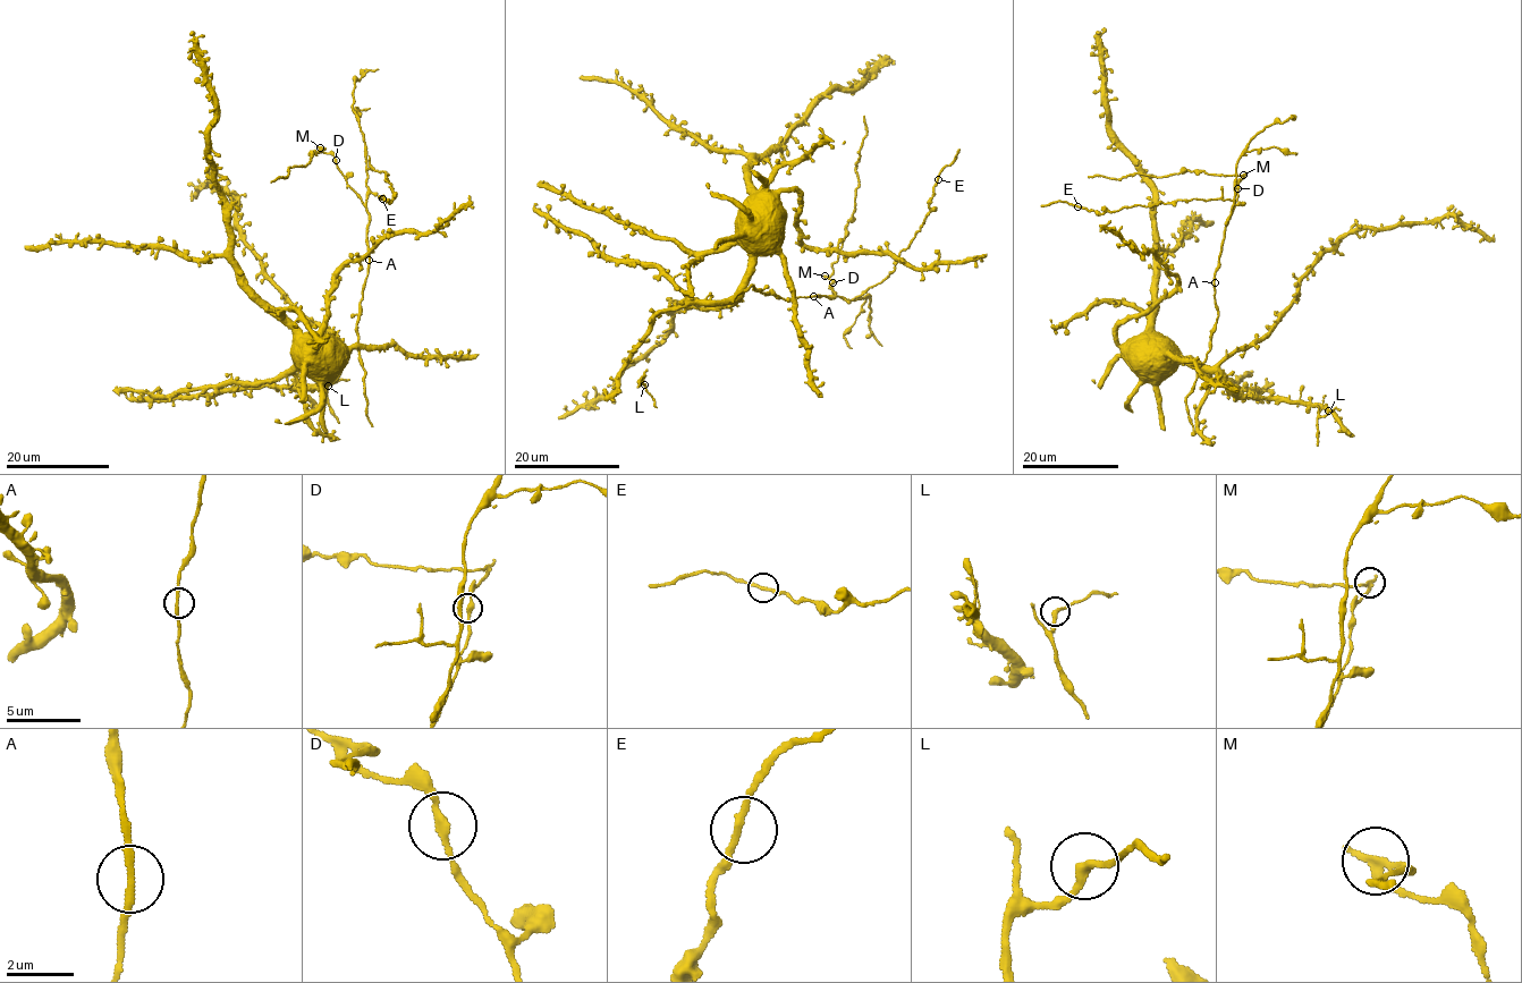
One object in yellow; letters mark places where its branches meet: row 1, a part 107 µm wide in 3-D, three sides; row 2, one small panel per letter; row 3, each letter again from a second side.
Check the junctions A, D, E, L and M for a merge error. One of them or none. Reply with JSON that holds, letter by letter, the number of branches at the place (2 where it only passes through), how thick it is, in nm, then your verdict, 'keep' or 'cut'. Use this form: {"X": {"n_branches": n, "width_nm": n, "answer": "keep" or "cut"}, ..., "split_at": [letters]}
{"A": {"n_branches": 2, "width_nm": 200, "answer": "keep"}, "D": {"n_branches": 2, "width_nm": 220, "answer": "keep"}, "E": {"n_branches": 2, "width_nm": 200, "answer": "keep"}, "L": {"n_branches": 2, "width_nm": 240, "answer": "keep"}, "M": {"n_branches": 2, "width_nm": 220, "answer": "cut"}, "split_at": ["M"]}

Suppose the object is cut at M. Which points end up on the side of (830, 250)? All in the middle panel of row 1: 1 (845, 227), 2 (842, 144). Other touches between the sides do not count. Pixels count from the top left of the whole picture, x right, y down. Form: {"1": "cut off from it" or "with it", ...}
{"1": "cut off from it", "2": "with it"}

